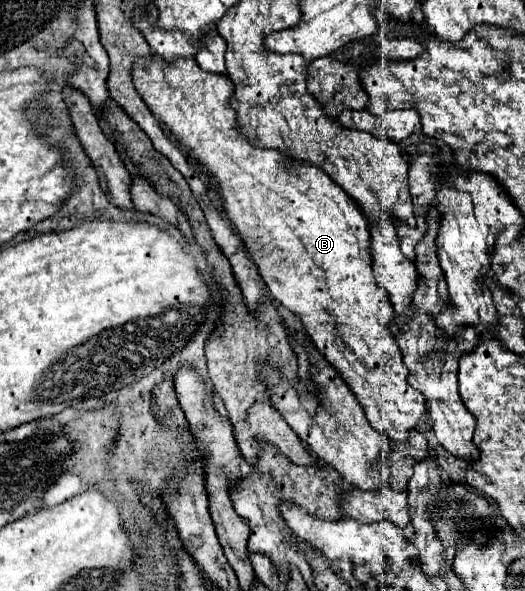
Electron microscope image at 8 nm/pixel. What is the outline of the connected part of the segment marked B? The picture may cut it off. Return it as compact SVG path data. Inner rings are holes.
M161 56L137 60L131 74L139 96L145 100L153 116L169 128L181 150L185 154L189 152L195 162L201 162L217 180L221 206L225 210L223 214L233 222L241 240L249 248L251 260L259 268L271 296L303 320L305 332L329 364L341 372L343 380L365 408L371 424L389 440L407 440L409 430L427 414L425 398L407 382L407 366L403 364L395 336L389 330L395 312L387 290L375 280L369 222L357 208L355 200L319 168L311 164L291 164L283 152L255 148L239 136L235 112L227 104L233 88L229 76L203 72L195 60L175 60L175 64L167 64Z

